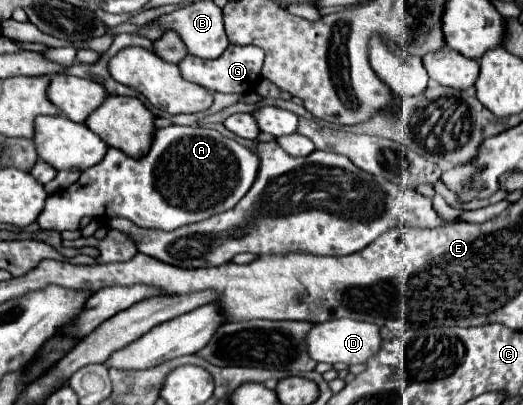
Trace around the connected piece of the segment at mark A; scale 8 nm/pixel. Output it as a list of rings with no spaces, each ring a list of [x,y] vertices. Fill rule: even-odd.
[[[167,126],[155,132],[149,154],[139,160],[125,156],[117,148],[109,148],[103,162],[83,170],[73,186],[47,196],[37,224],[43,230],[63,232],[77,230],[83,216],[121,216],[141,228],[169,232],[233,208],[253,186],[257,172],[259,156],[237,140],[225,138],[211,128]]]

